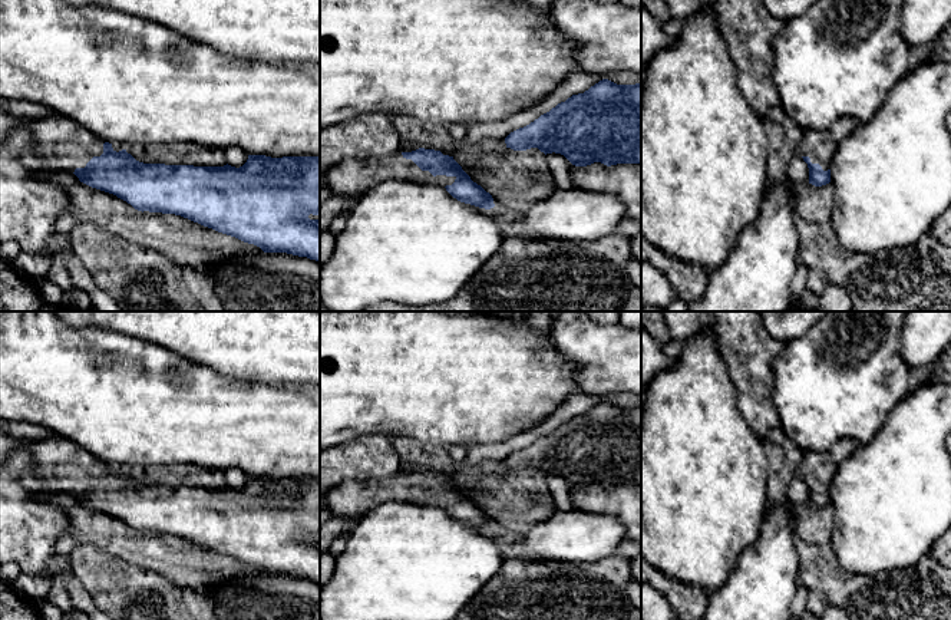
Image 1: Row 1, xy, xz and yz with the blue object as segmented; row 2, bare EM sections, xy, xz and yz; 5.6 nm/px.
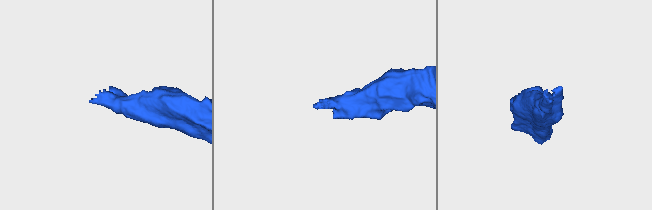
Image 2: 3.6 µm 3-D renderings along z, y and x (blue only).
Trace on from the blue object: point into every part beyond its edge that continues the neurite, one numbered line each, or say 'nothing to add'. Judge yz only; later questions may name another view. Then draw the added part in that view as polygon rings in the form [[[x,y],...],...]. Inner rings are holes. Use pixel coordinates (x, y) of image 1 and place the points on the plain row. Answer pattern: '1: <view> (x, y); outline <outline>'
1: yz (819, 467); outline [[[843,438],[826,451],[803,451],[798,476],[809,478],[812,485],[819,485],[823,492],[831,489],[839,465],[858,448],[851,438]]]

